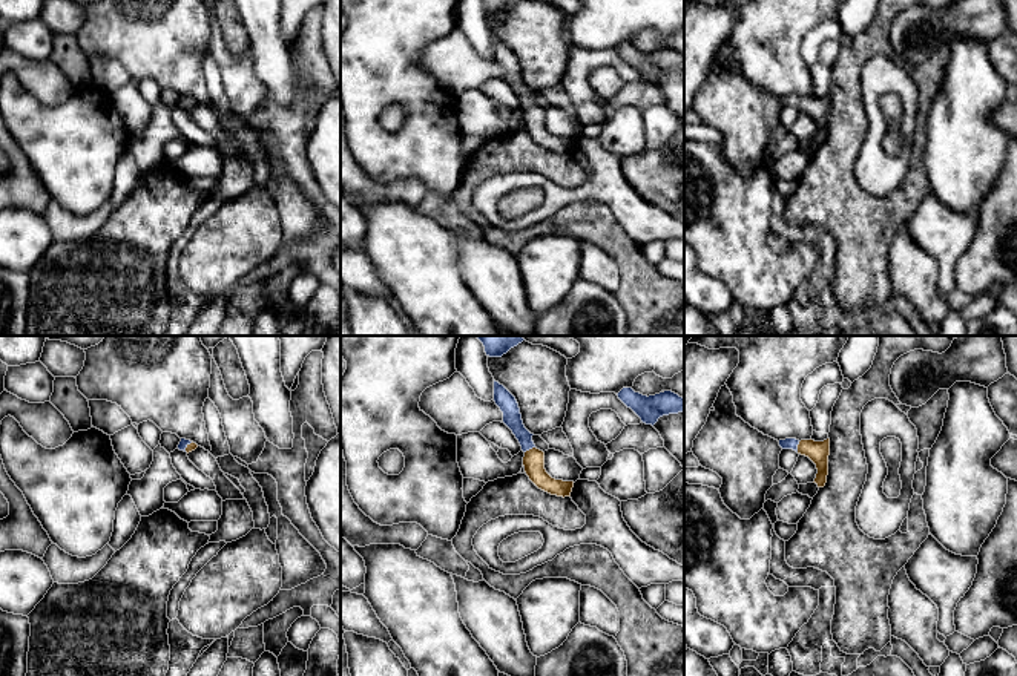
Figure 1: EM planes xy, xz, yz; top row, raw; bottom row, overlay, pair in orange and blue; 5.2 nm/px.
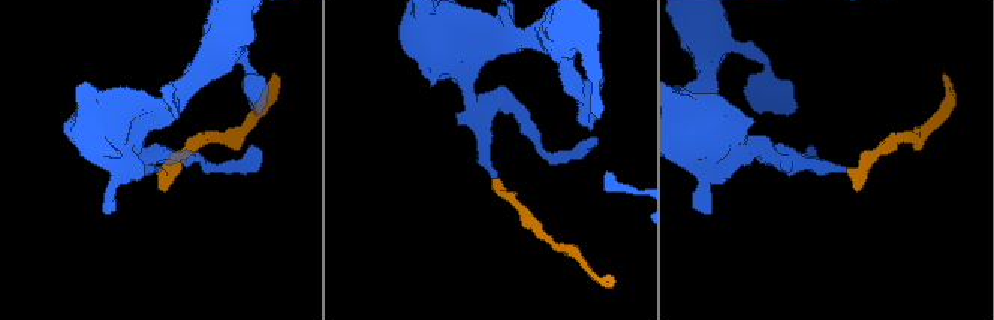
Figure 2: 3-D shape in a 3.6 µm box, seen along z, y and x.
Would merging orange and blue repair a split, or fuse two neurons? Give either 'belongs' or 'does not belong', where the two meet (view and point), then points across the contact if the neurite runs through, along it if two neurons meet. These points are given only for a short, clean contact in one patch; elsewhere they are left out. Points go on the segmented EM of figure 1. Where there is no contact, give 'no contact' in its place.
belongs | xz (529, 449) | across xz (534, 459), (529, 449), (511, 413)

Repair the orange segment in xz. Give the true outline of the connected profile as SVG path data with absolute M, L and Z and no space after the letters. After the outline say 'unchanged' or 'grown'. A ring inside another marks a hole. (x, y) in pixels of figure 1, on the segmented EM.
M494 380L494 402L503 412L503 423L512 431L525 452L523 466L529 480L541 491L557 495L571 497L574 481L552 478L545 469L545 452L537 449L532 435L523 425L522 414L515 397L499 382Z; grown

